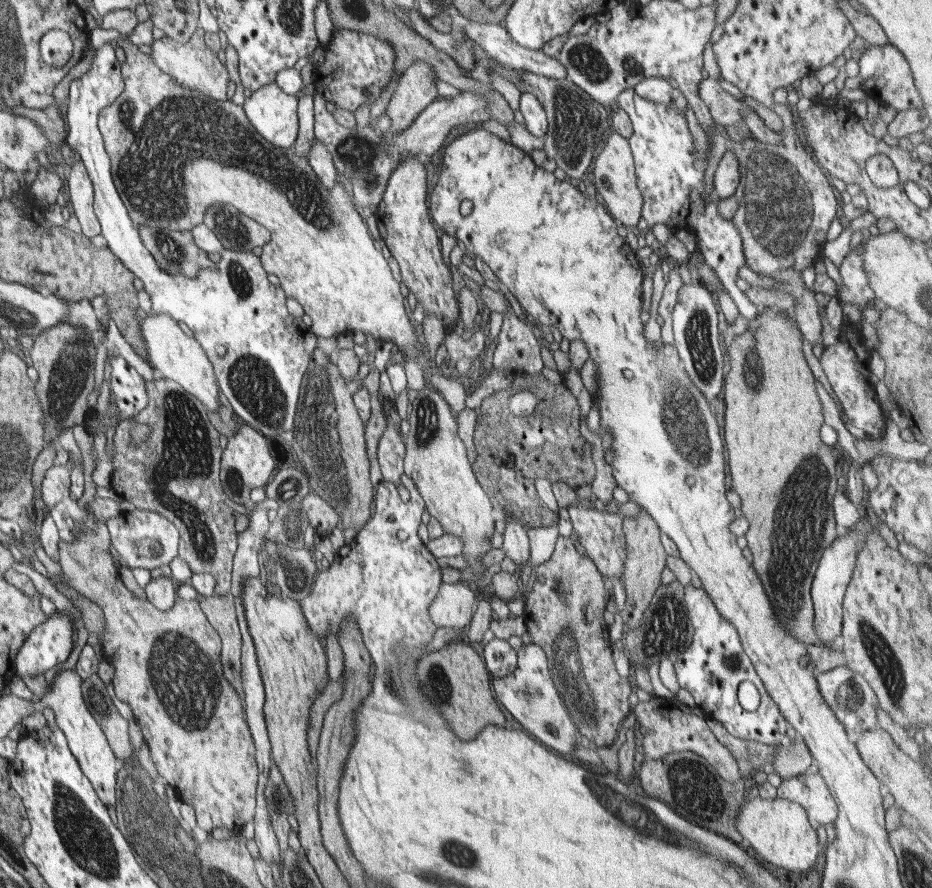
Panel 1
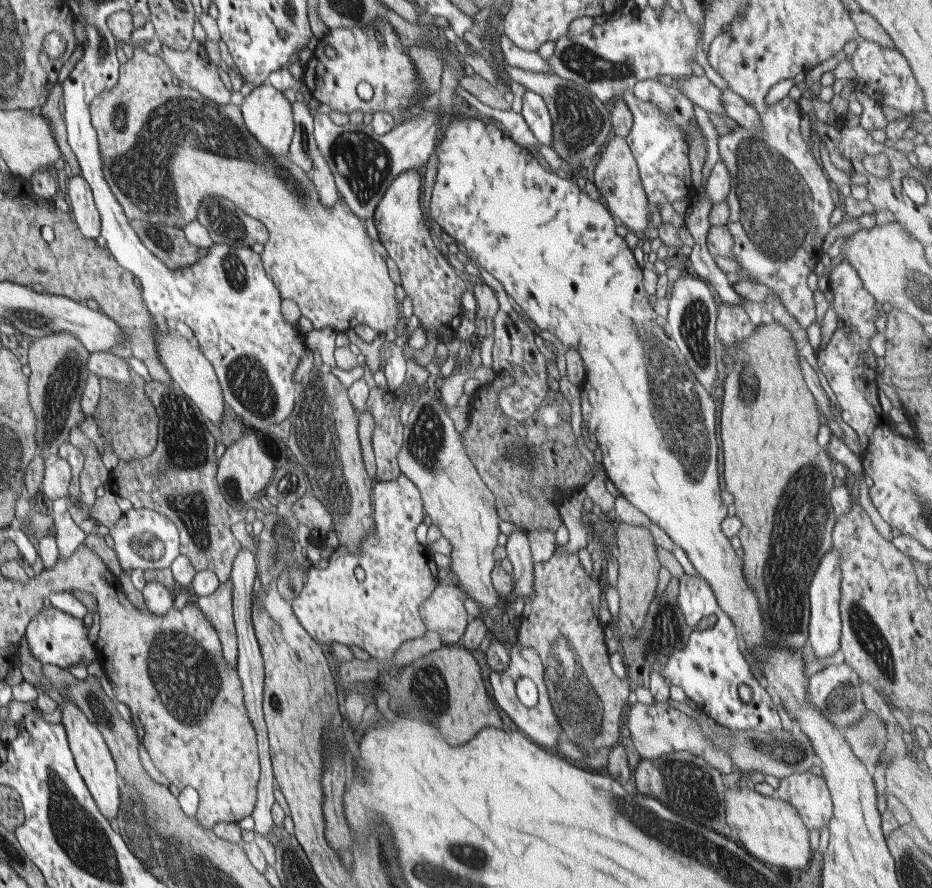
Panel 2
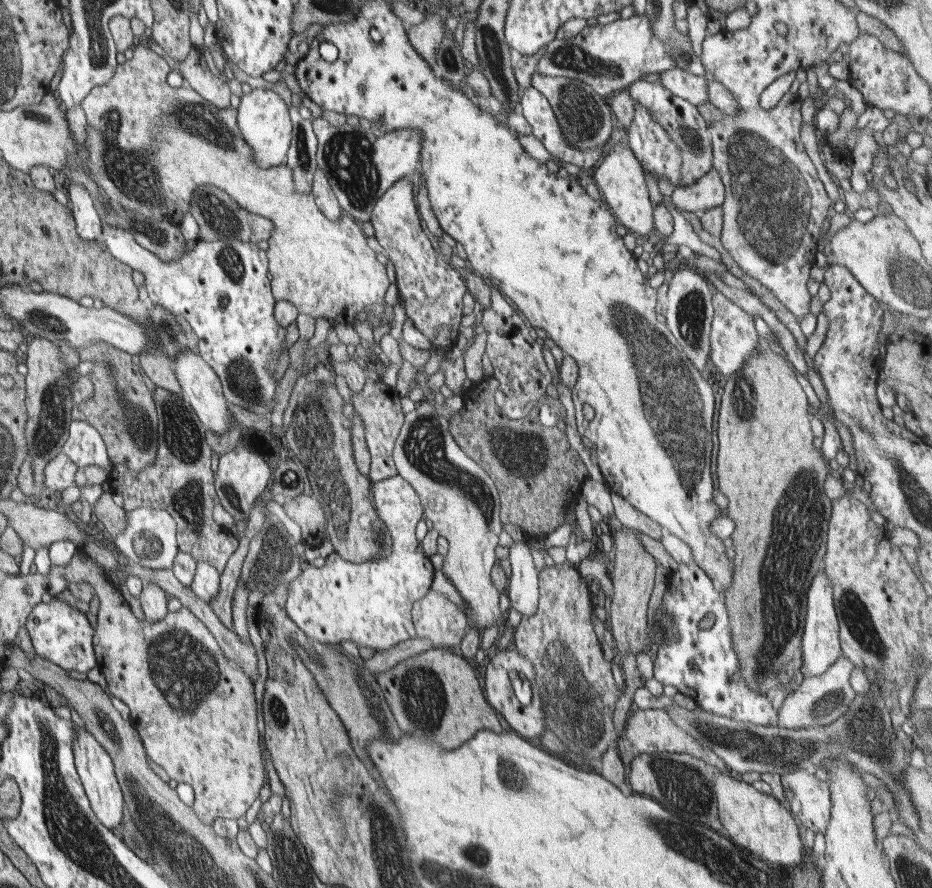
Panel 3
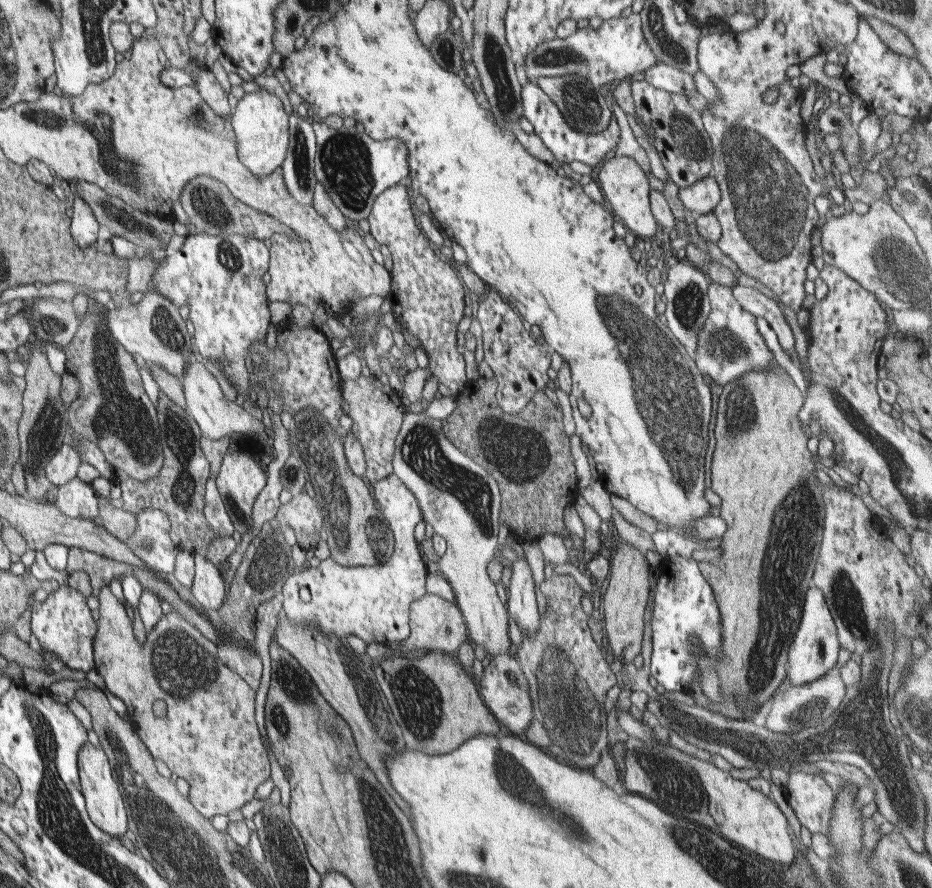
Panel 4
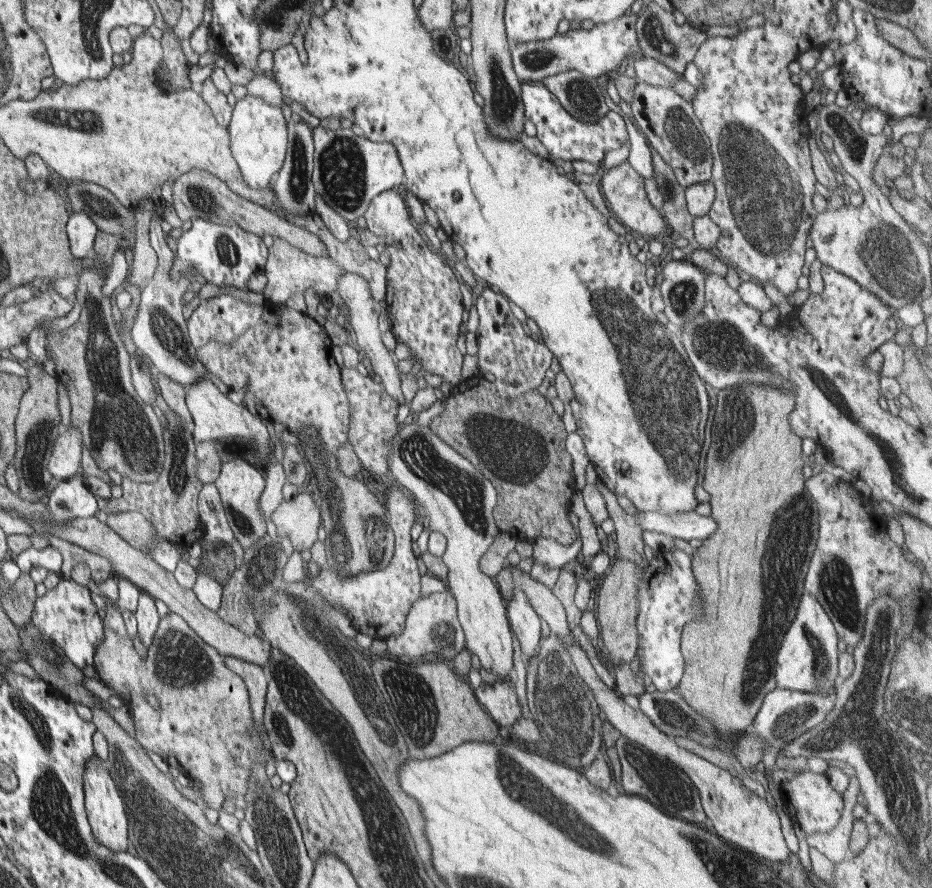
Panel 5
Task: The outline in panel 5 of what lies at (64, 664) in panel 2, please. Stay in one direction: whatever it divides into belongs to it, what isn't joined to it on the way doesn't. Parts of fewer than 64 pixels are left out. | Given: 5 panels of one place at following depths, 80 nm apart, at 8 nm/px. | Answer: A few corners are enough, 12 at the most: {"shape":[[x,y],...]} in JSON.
{"shape":[[61,578],[30,621],[80,669],[103,644],[88,587]]}

